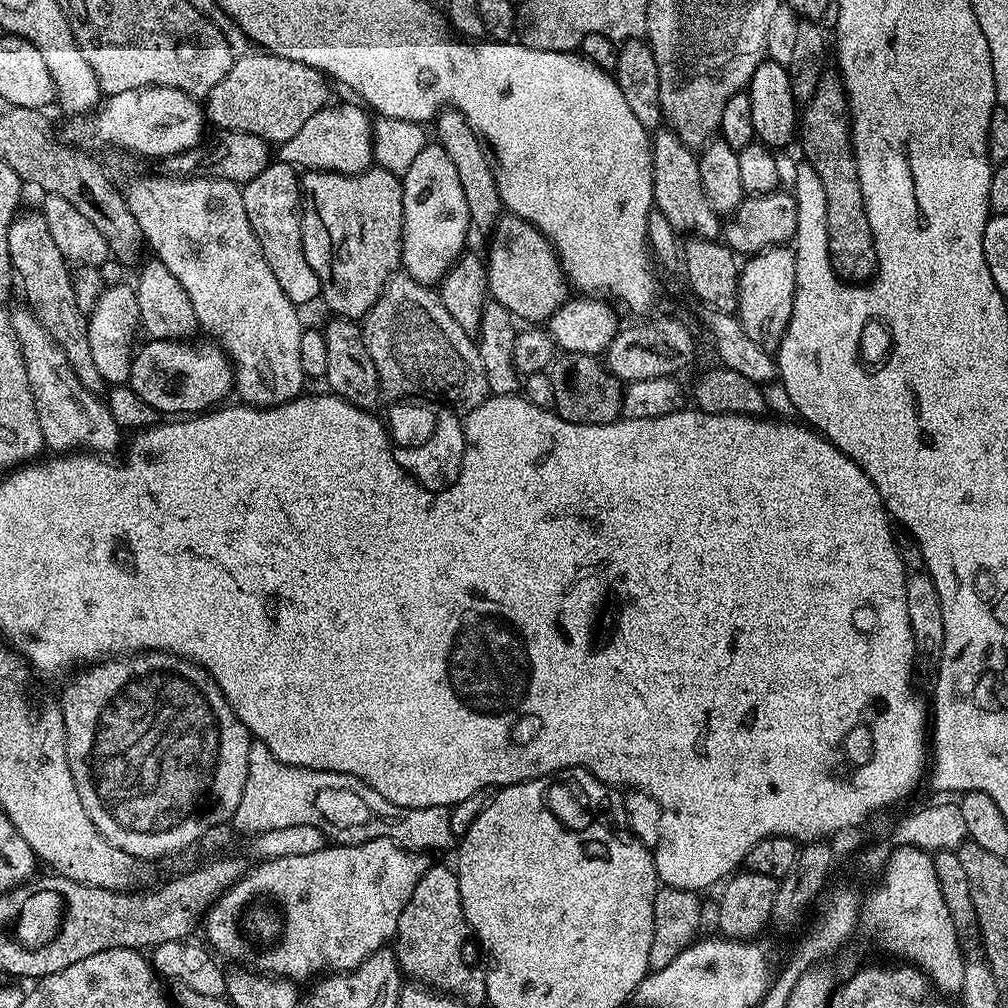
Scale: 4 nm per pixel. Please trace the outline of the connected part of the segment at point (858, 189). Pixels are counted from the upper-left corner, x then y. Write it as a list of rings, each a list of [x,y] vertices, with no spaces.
[[[825,71],[821,76],[814,94],[803,105],[798,116],[798,144],[804,151],[810,167],[816,171],[818,187],[824,191],[824,213],[826,214],[826,234],[828,235],[828,253],[836,275],[845,282],[857,286],[869,281],[876,274],[878,257],[876,243],[866,218],[866,206],[862,202],[862,186],[858,182],[856,155],[852,149],[852,121],[848,114],[848,96],[844,92],[844,82],[835,71]]]

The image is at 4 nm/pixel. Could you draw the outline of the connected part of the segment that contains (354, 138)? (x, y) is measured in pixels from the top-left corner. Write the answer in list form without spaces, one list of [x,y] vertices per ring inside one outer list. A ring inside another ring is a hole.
[[[354,104],[327,105],[303,123],[302,129],[292,139],[279,145],[277,159],[309,171],[338,172],[356,175],[373,163],[372,120],[369,113]]]

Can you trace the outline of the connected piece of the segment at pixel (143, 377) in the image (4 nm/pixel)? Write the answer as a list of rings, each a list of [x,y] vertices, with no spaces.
[[[149,339],[148,344],[141,343],[139,345],[138,351],[132,357],[132,367],[128,373],[127,383],[130,385],[132,392],[138,397],[142,402],[146,402],[148,407],[153,408],[155,412],[161,414],[167,414],[167,412],[176,412],[172,414],[200,414],[205,410],[212,410],[221,403],[220,400],[223,398],[227,392],[231,393],[234,388],[234,369],[231,360],[228,359],[224,354],[224,349],[217,346],[215,343],[209,342],[209,344],[200,344],[195,348],[194,345],[188,344],[192,342],[181,342],[179,340],[153,340]]]

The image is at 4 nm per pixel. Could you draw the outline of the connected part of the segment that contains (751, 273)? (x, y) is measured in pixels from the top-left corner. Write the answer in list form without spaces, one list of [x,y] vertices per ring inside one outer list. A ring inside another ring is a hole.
[[[791,247],[768,248],[743,261],[734,315],[742,322],[742,330],[746,330],[747,336],[753,342],[758,342],[758,346],[769,350],[780,347],[780,340],[794,308],[795,289],[796,254]]]

